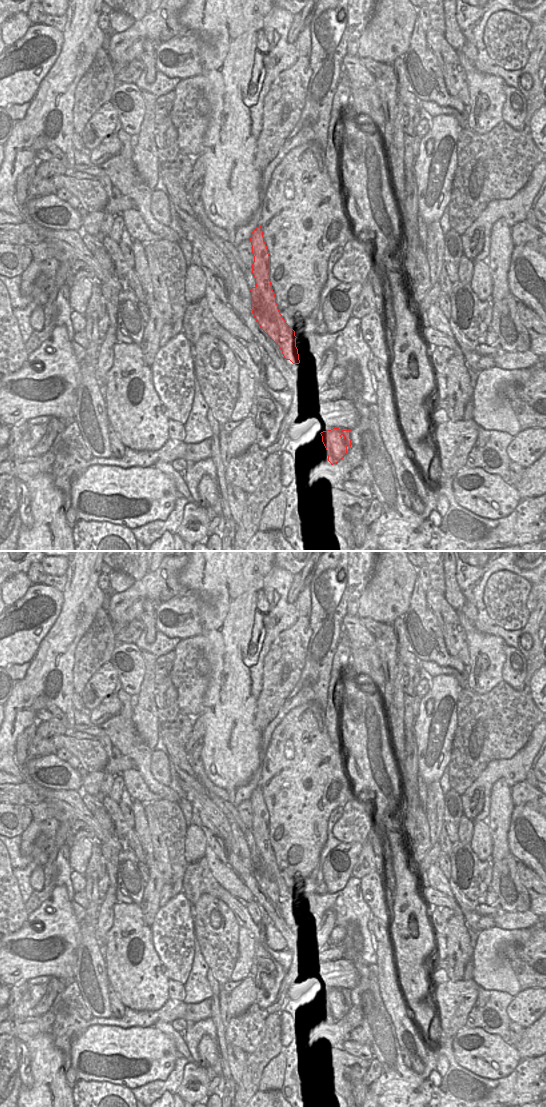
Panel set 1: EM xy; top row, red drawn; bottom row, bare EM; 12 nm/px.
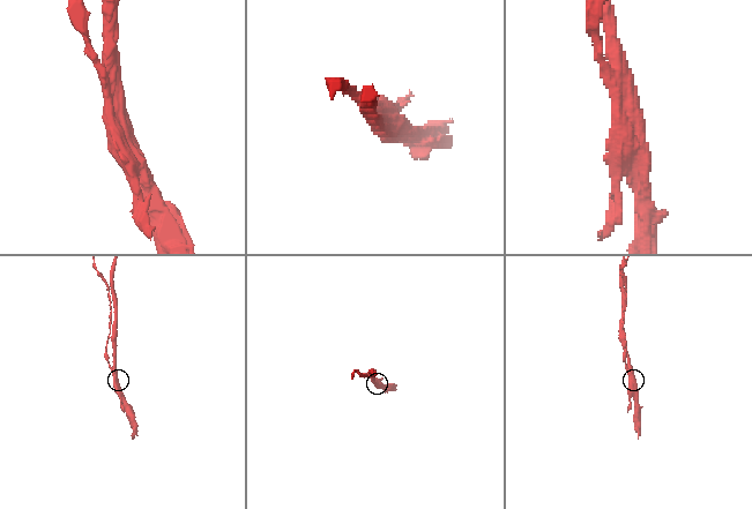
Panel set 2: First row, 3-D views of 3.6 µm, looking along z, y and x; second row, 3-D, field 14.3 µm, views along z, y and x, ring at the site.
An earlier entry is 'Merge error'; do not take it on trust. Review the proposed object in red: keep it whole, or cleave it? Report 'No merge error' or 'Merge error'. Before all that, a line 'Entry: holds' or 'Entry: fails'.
Entry: holds
Merge error.

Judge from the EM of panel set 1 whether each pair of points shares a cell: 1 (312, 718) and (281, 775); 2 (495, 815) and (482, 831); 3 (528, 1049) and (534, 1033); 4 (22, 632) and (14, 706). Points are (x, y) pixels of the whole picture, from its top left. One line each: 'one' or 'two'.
1: one
2: two
3: one
4: two

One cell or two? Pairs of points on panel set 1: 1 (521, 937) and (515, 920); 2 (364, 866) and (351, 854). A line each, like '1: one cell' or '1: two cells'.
1: two cells
2: two cells

